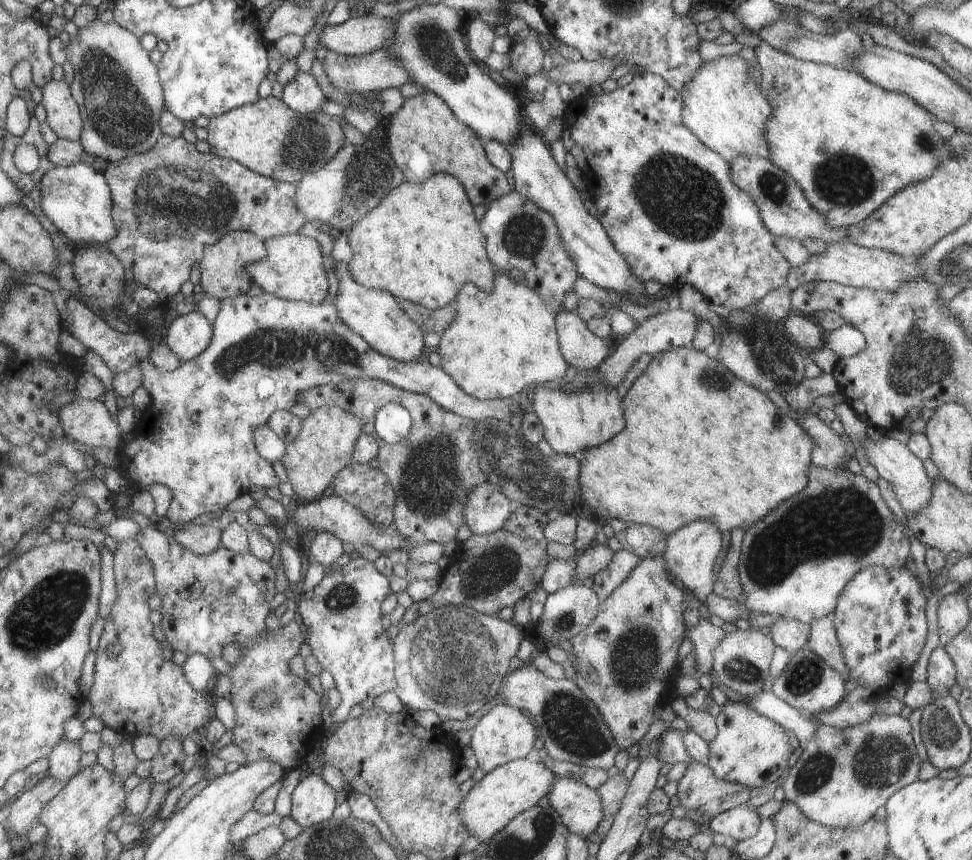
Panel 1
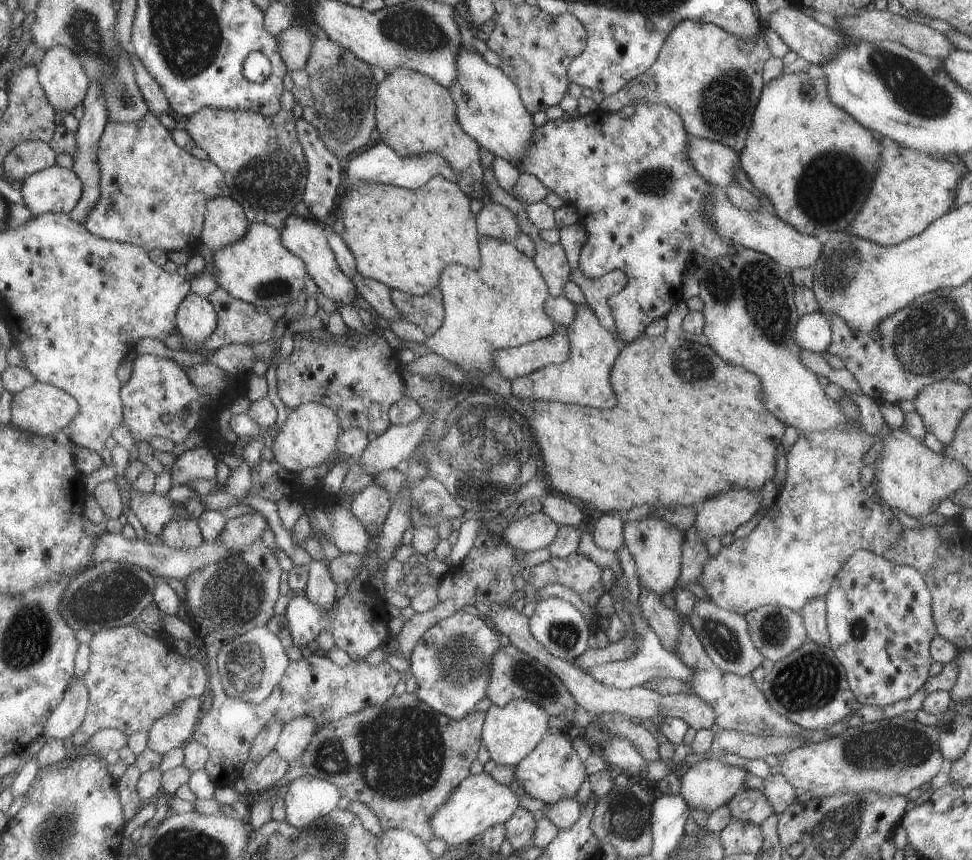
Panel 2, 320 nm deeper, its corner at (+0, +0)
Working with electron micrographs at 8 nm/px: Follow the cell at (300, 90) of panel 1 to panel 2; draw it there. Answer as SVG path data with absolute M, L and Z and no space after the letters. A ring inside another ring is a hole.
M299 117L294 122L294 126L297 128L298 142L302 143L302 149L305 152L306 163L308 164L308 177L306 178L306 186L301 201L303 201L313 218L320 222L326 221L331 208L333 208L339 182L341 182L342 173L339 159L325 148L317 136L316 128L312 124L305 122Z

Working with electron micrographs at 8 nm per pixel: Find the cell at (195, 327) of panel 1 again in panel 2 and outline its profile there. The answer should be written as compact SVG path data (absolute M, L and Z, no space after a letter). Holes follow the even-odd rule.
M191 293L178 306L177 334L194 343L206 341L217 328L217 311L210 299Z

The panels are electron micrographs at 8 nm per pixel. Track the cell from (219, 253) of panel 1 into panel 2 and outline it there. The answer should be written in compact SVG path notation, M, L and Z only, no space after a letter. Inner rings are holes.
M230 196L213 197L206 205L200 240L213 254L223 245L230 245L245 236L248 226L249 222L246 219L245 211L238 202L235 202Z

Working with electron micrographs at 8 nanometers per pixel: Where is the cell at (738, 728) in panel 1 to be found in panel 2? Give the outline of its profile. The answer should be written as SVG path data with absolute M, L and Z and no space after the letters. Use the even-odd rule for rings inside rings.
M701 759L693 763L682 775L679 792L689 809L710 813L729 801L736 792L745 788L747 777L749 772L744 768L727 765L723 760Z

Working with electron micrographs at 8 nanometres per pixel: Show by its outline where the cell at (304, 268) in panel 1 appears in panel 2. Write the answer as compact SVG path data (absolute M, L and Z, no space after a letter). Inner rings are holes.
M250 223L245 236L230 245L223 245L212 254L212 266L208 271L218 286L236 299L259 308L289 304L303 288L306 266L298 255L282 245L276 227L263 223Z

